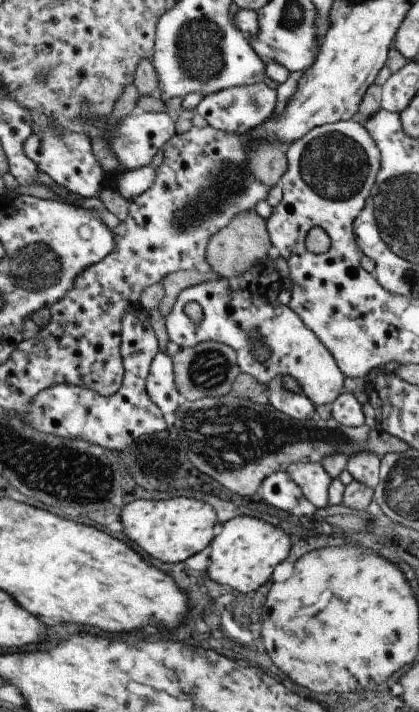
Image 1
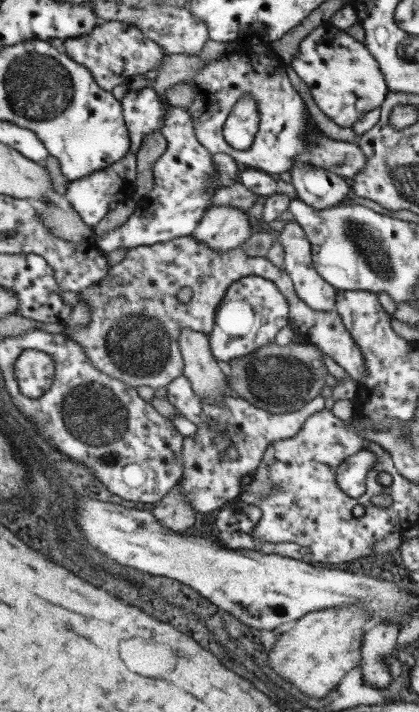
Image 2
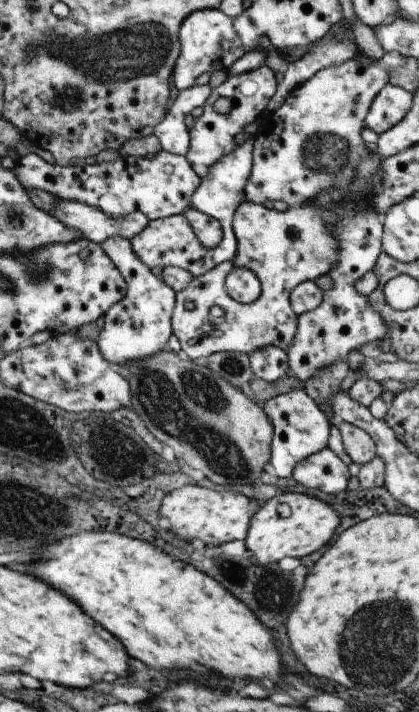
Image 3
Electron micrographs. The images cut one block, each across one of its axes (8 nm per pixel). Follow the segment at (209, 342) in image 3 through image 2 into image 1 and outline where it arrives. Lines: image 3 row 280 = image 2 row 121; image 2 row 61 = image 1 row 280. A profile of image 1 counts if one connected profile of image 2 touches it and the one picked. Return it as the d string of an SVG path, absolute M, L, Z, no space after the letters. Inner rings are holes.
M267 258L235 280L217 278L181 290L171 312L165 316L169 342L179 344L179 348L191 348L199 342L225 344L235 350L241 374L249 374L265 388L269 382L273 382L273 378L291 376L299 384L303 396L307 396L315 406L333 404L335 398L345 390L345 376L331 352L307 328L307 324L295 312L291 312L289 306L281 306L277 302L277 294L281 292L281 276L271 272L273 260ZM189 300L195 300L201 306L203 320L197 326L191 324L191 320L183 314L183 306ZM255 352L263 356L257 358Z

